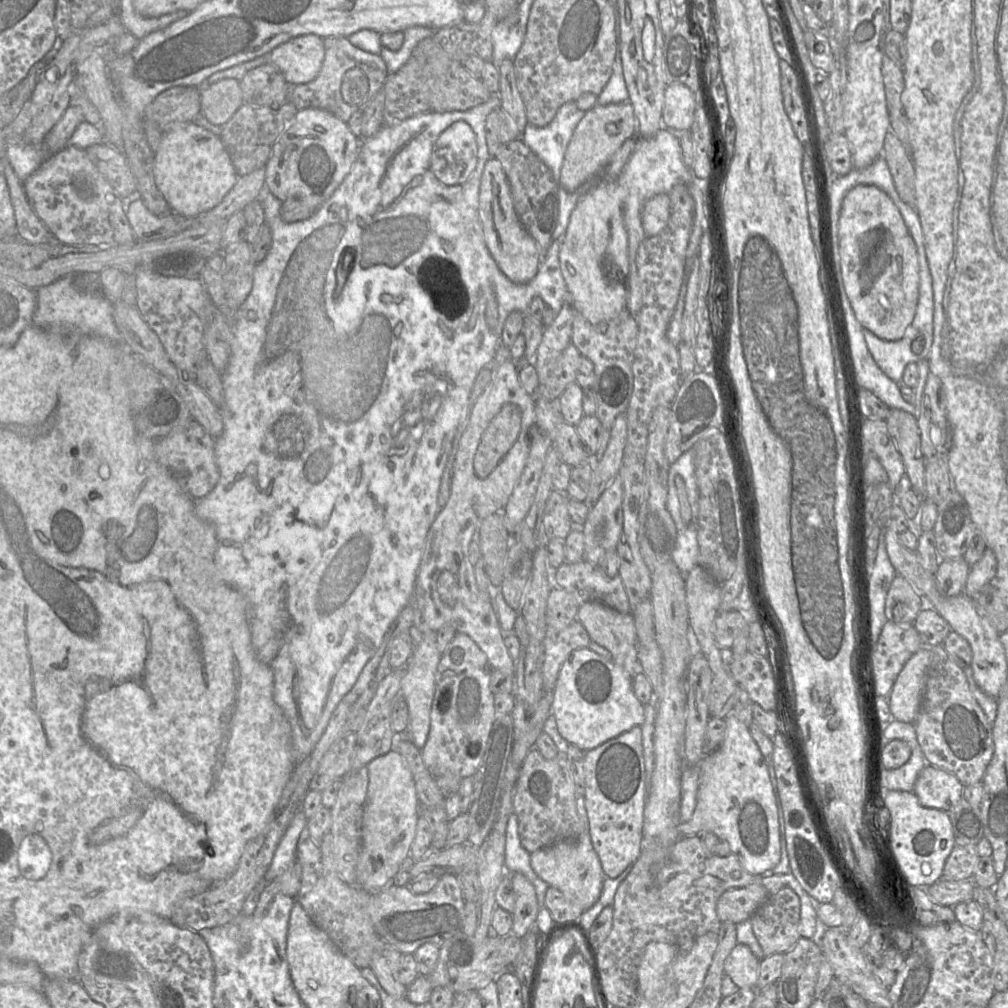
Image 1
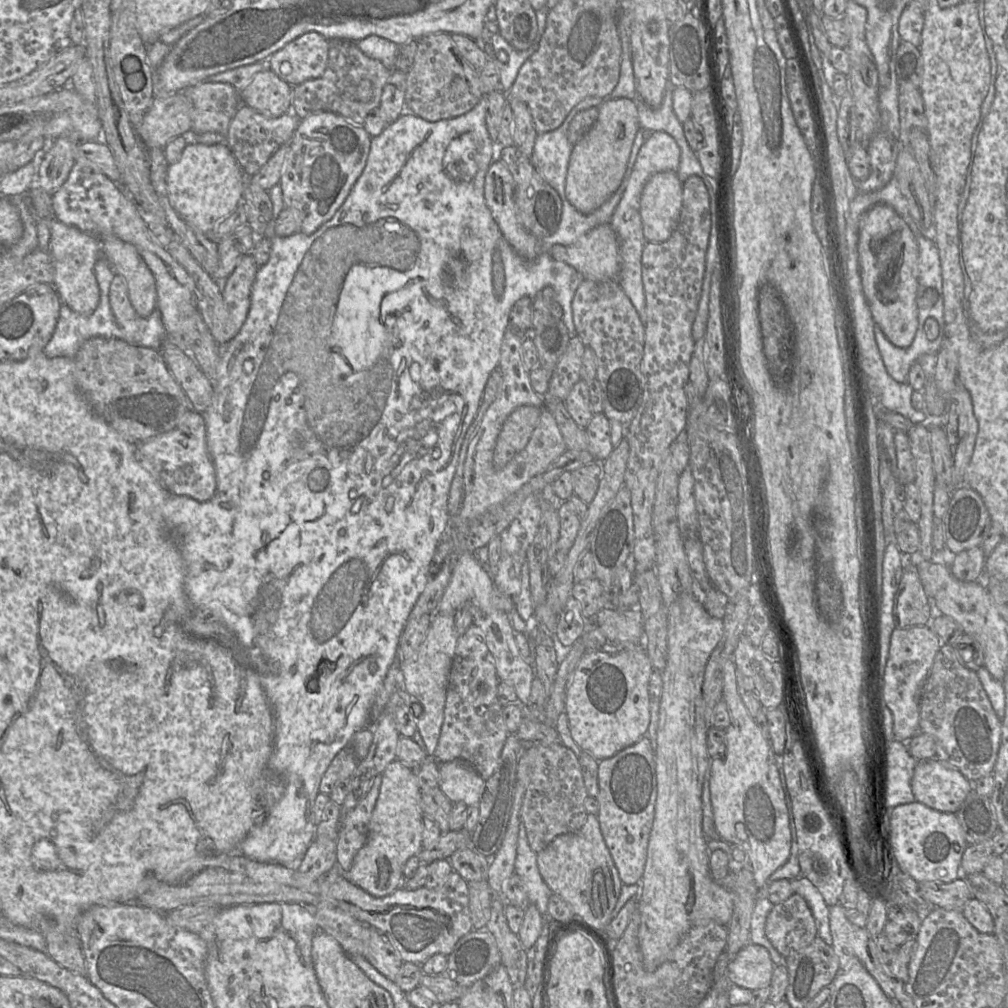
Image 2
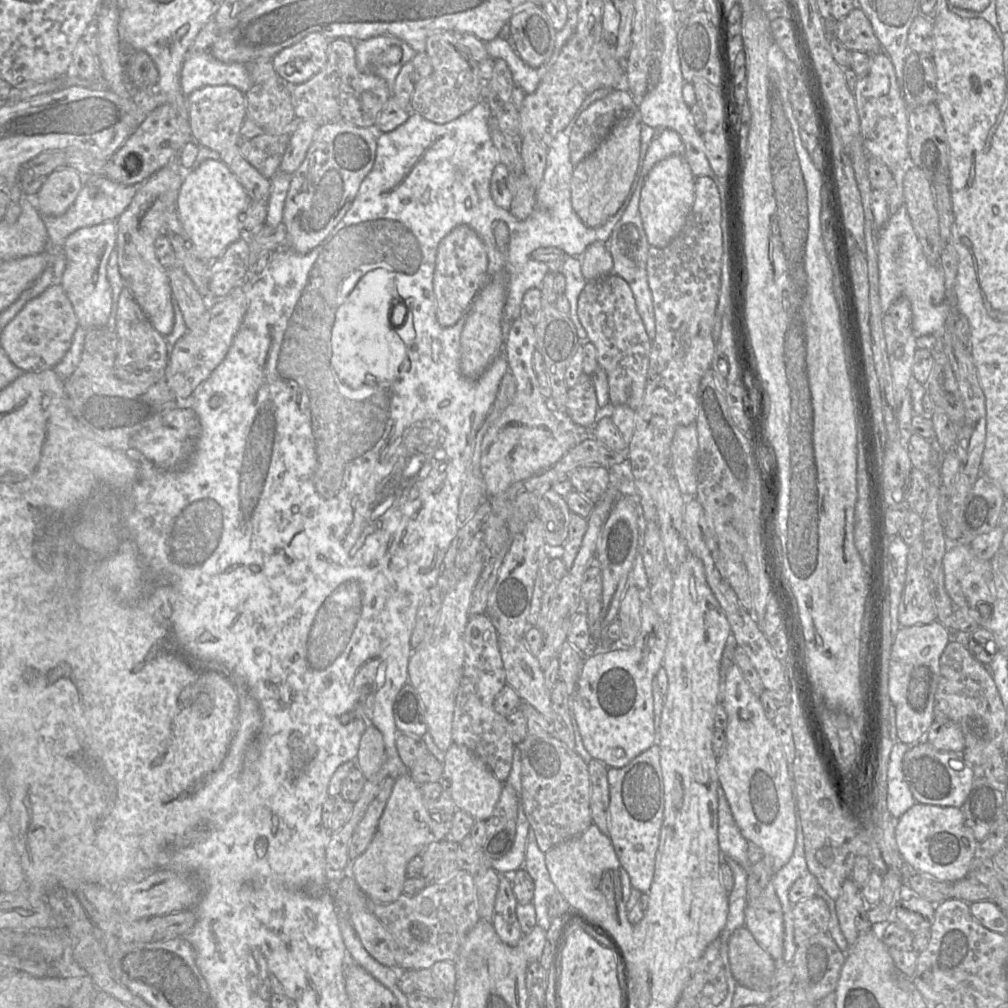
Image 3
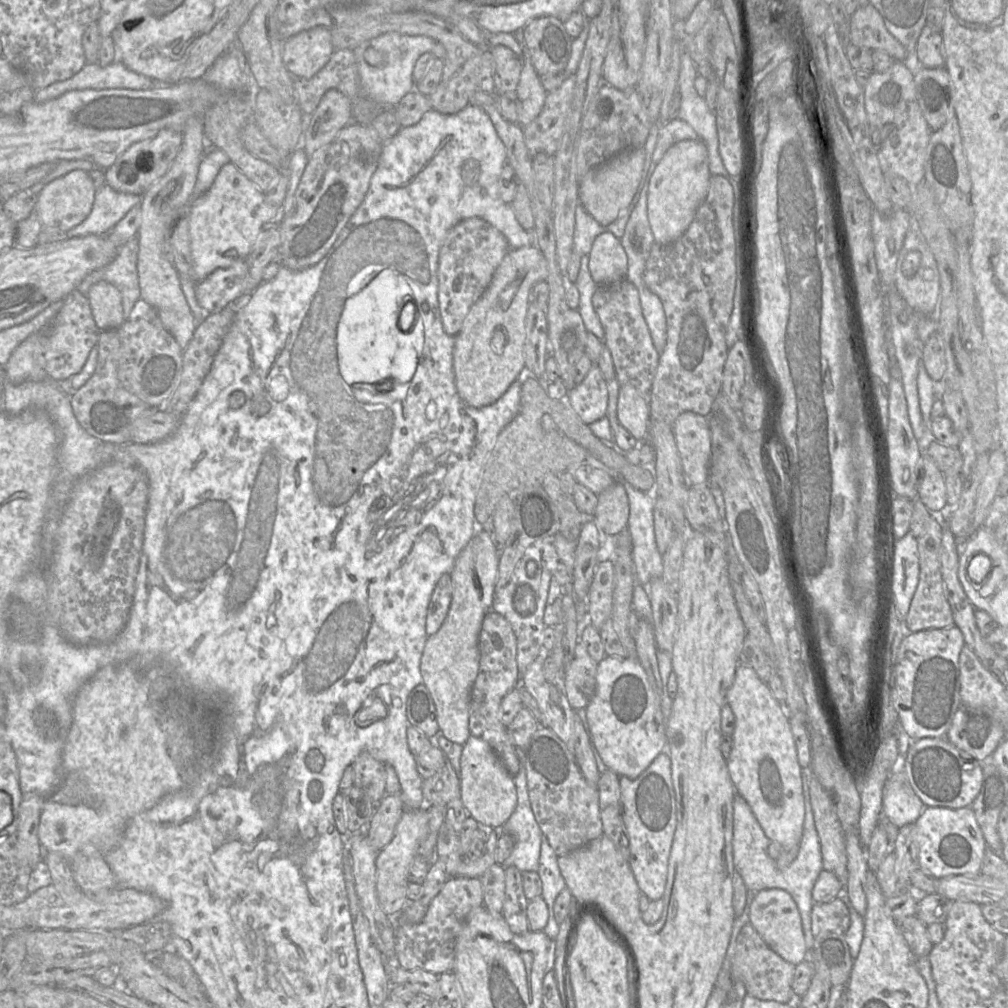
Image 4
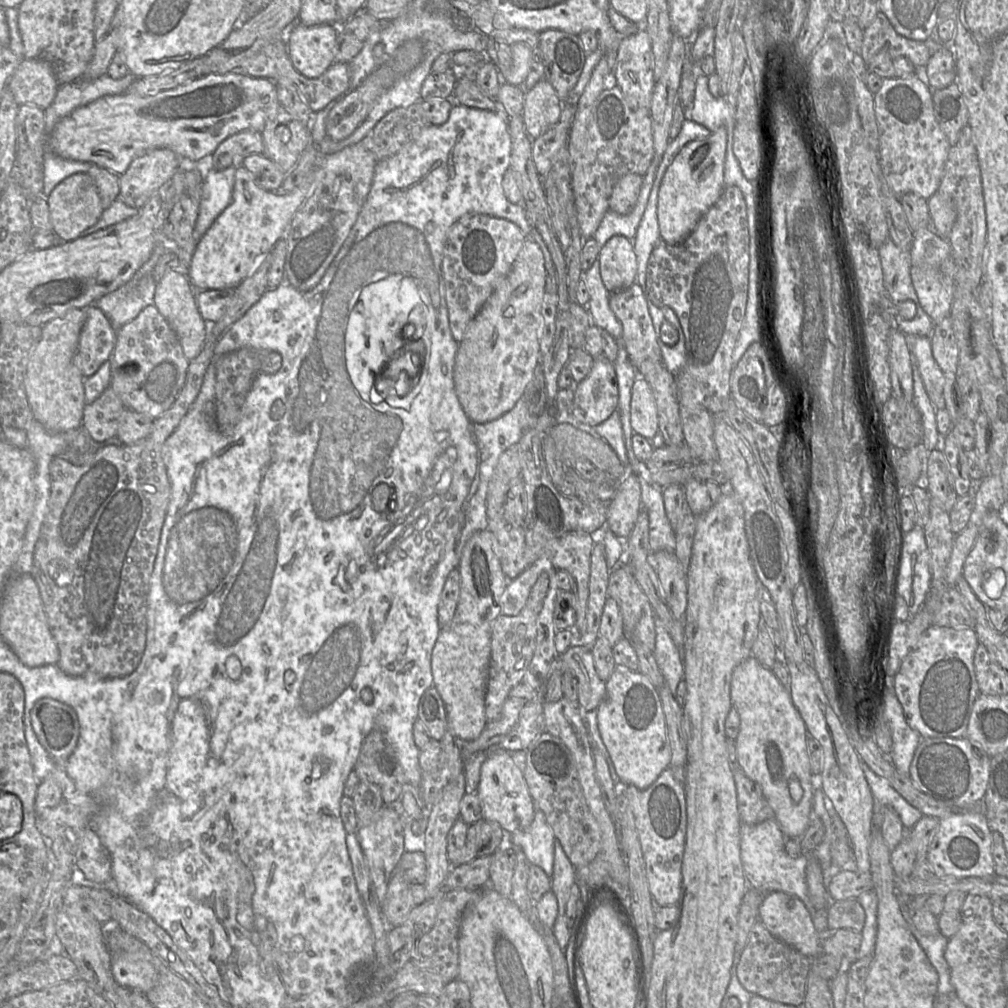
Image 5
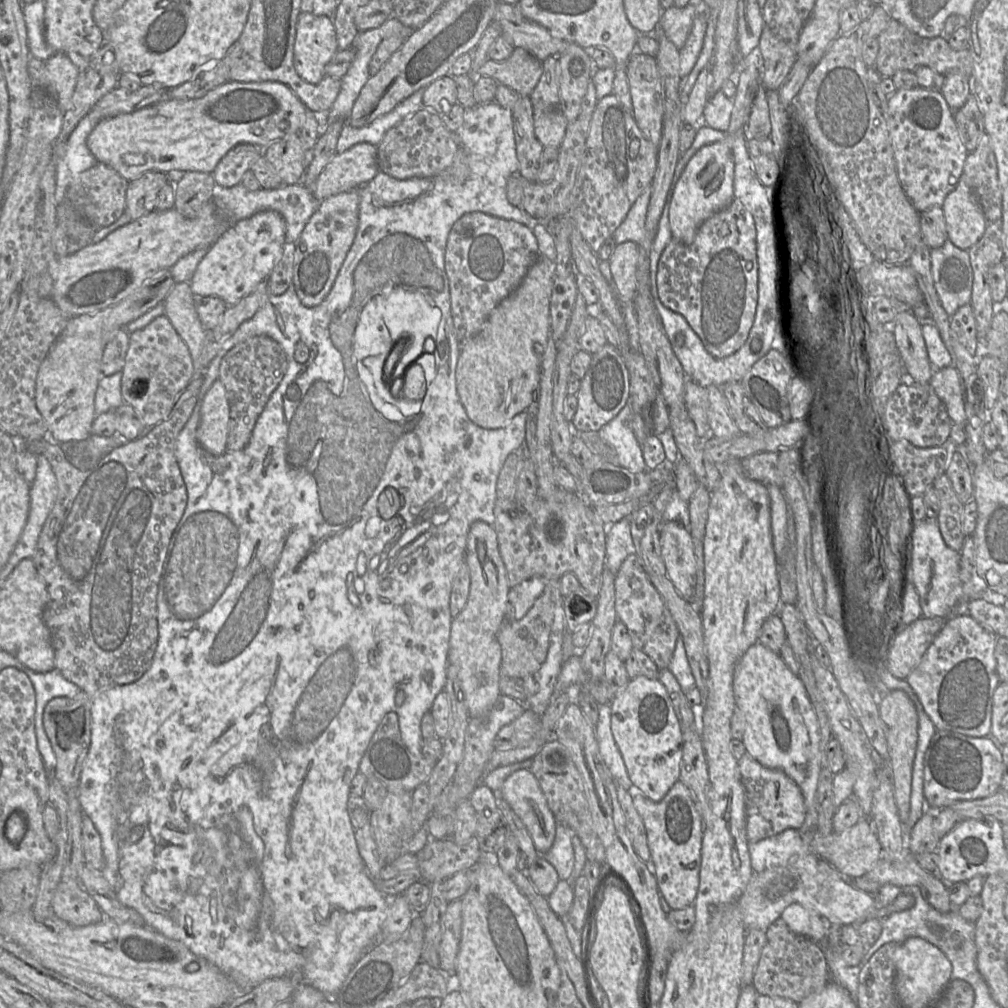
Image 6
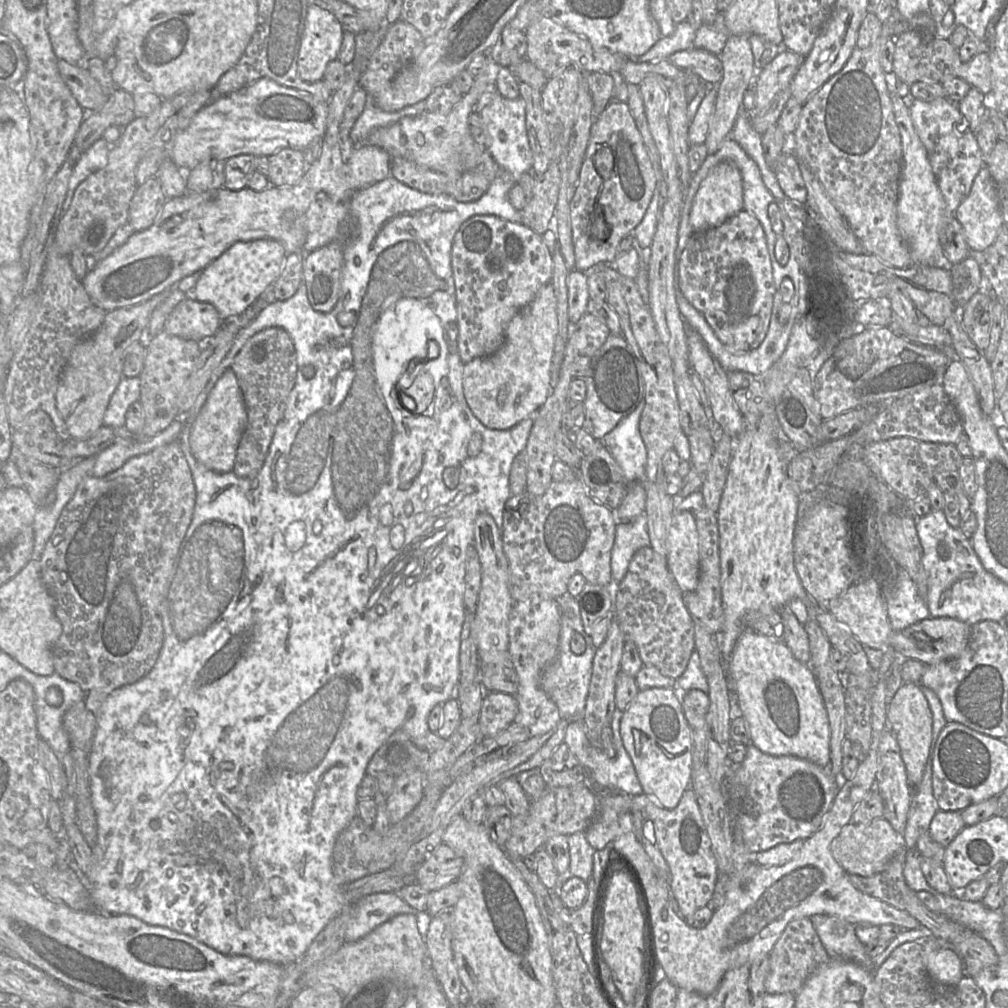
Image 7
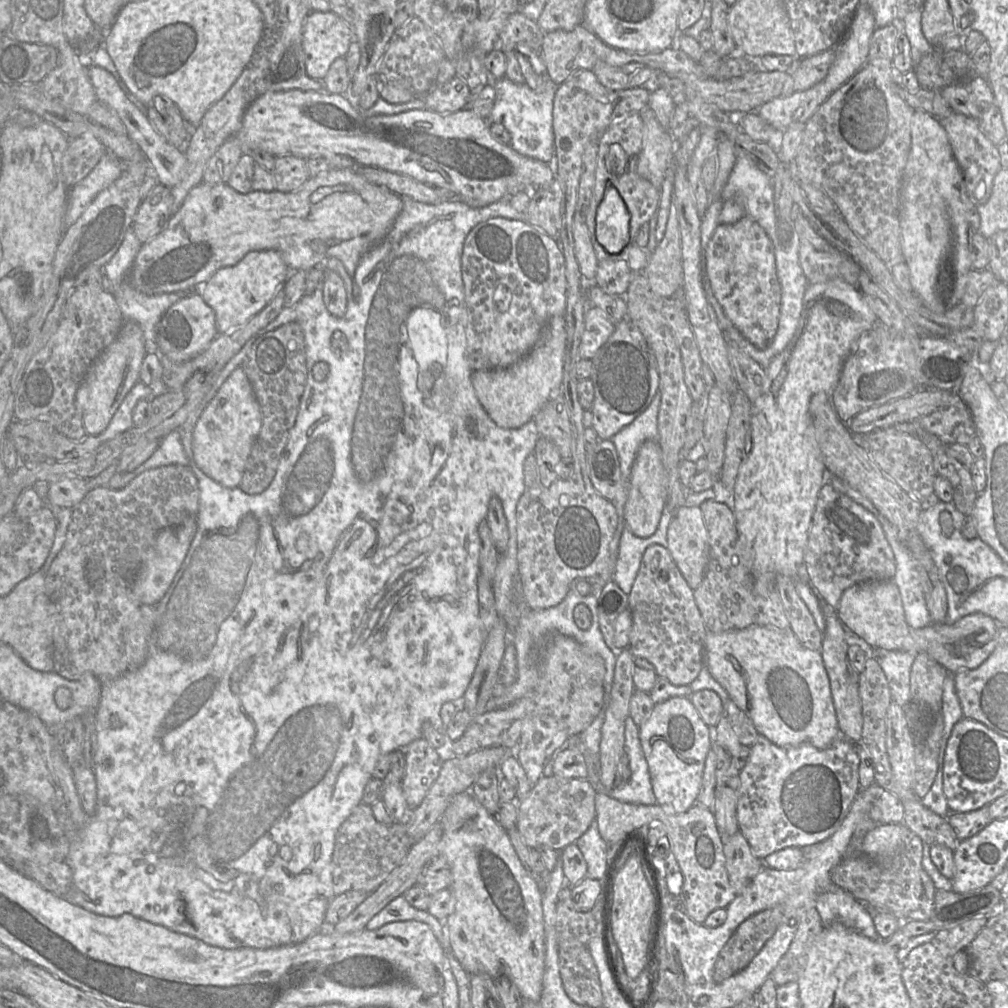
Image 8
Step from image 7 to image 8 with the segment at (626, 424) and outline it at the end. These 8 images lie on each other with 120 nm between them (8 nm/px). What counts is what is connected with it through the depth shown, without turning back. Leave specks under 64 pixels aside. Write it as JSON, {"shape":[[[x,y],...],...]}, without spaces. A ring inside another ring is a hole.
{"shape":[[[657,392],[650,405],[611,438],[618,454],[622,474],[621,481],[625,481],[625,491],[629,491],[632,466],[639,447],[645,441],[657,438],[657,417],[660,402],[661,394]]]}

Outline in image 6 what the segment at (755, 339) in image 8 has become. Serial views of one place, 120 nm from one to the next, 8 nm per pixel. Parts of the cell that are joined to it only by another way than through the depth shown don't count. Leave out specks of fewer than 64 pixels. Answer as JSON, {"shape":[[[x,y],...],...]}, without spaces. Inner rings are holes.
{"shape":[[[736,198],[706,219],[690,244],[672,239],[660,255],[656,272],[660,302],[686,319],[715,358],[727,357],[745,343],[756,312],[757,282],[755,223]]]}

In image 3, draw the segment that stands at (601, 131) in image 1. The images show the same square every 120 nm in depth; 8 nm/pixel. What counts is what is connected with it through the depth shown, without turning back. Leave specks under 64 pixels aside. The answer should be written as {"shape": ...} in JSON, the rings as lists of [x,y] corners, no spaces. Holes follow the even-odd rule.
{"shape":[[[638,110],[617,121],[597,149],[573,169],[571,202],[579,218],[590,227],[603,225],[623,205],[639,168],[641,120]]]}

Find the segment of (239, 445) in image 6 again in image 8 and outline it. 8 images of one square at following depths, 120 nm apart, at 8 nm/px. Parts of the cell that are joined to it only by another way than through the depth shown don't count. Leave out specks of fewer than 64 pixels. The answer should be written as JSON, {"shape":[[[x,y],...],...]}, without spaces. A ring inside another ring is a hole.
{"shape":[[[290,322],[259,335],[240,368],[252,386],[262,416],[261,429],[251,448],[240,484],[243,492],[256,495],[268,488],[276,474],[305,389],[306,353],[300,325]]]}

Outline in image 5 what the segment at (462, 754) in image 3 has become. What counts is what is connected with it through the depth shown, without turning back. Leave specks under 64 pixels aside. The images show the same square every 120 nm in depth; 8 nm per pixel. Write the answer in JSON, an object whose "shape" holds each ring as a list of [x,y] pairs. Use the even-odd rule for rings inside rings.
{"shape":[[[497,748],[487,755],[481,765],[475,793],[479,798],[484,820],[499,823],[506,832],[524,830],[531,825],[535,813],[534,802],[524,773],[512,761],[506,750]]]}

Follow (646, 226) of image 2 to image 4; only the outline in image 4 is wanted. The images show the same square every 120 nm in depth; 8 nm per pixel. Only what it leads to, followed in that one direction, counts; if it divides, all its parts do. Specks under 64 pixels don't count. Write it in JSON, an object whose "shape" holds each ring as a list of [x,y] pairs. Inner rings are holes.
{"shape":[[[700,139],[681,141],[667,150],[648,182],[647,212],[655,243],[670,244],[687,230],[707,195],[711,176],[707,148]]]}

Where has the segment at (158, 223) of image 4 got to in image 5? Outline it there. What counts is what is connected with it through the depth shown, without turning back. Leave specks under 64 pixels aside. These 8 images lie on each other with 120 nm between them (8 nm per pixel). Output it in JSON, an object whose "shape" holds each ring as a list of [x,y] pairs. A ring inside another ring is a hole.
{"shape":[[[176,271],[167,272],[156,283],[153,306],[155,306],[178,337],[187,360],[191,361],[196,358],[206,340],[210,337],[210,325],[205,322],[198,310],[194,289],[189,279]]]}

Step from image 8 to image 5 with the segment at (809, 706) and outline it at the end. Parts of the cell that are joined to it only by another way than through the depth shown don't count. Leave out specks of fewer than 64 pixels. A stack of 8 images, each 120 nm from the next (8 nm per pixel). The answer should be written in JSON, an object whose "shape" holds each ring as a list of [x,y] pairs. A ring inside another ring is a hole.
{"shape":[[[750,655],[732,674],[730,697],[740,716],[740,729],[735,739],[737,760],[734,765],[739,766],[748,778],[760,786],[785,837],[801,837],[812,818],[816,781],[807,754],[807,728],[791,700],[789,691],[770,668],[763,666]],[[791,779],[797,779],[803,790],[799,801],[790,796]]]}

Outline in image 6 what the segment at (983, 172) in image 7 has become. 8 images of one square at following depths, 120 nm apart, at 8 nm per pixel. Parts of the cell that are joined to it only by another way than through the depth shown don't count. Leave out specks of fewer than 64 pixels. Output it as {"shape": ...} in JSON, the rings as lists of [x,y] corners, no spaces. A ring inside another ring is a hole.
{"shape":[[[964,181],[945,198],[941,206],[948,240],[962,250],[968,250],[983,235],[986,218],[972,190]]]}

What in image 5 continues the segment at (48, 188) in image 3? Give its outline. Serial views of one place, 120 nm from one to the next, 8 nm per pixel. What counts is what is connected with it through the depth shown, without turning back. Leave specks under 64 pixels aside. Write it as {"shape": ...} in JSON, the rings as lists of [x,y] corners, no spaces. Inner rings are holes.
{"shape":[[[74,174],[54,187],[51,193],[46,197],[50,220],[54,234],[59,242],[69,242],[81,237],[82,233],[93,226],[101,216],[103,211],[97,188],[87,174]]]}

